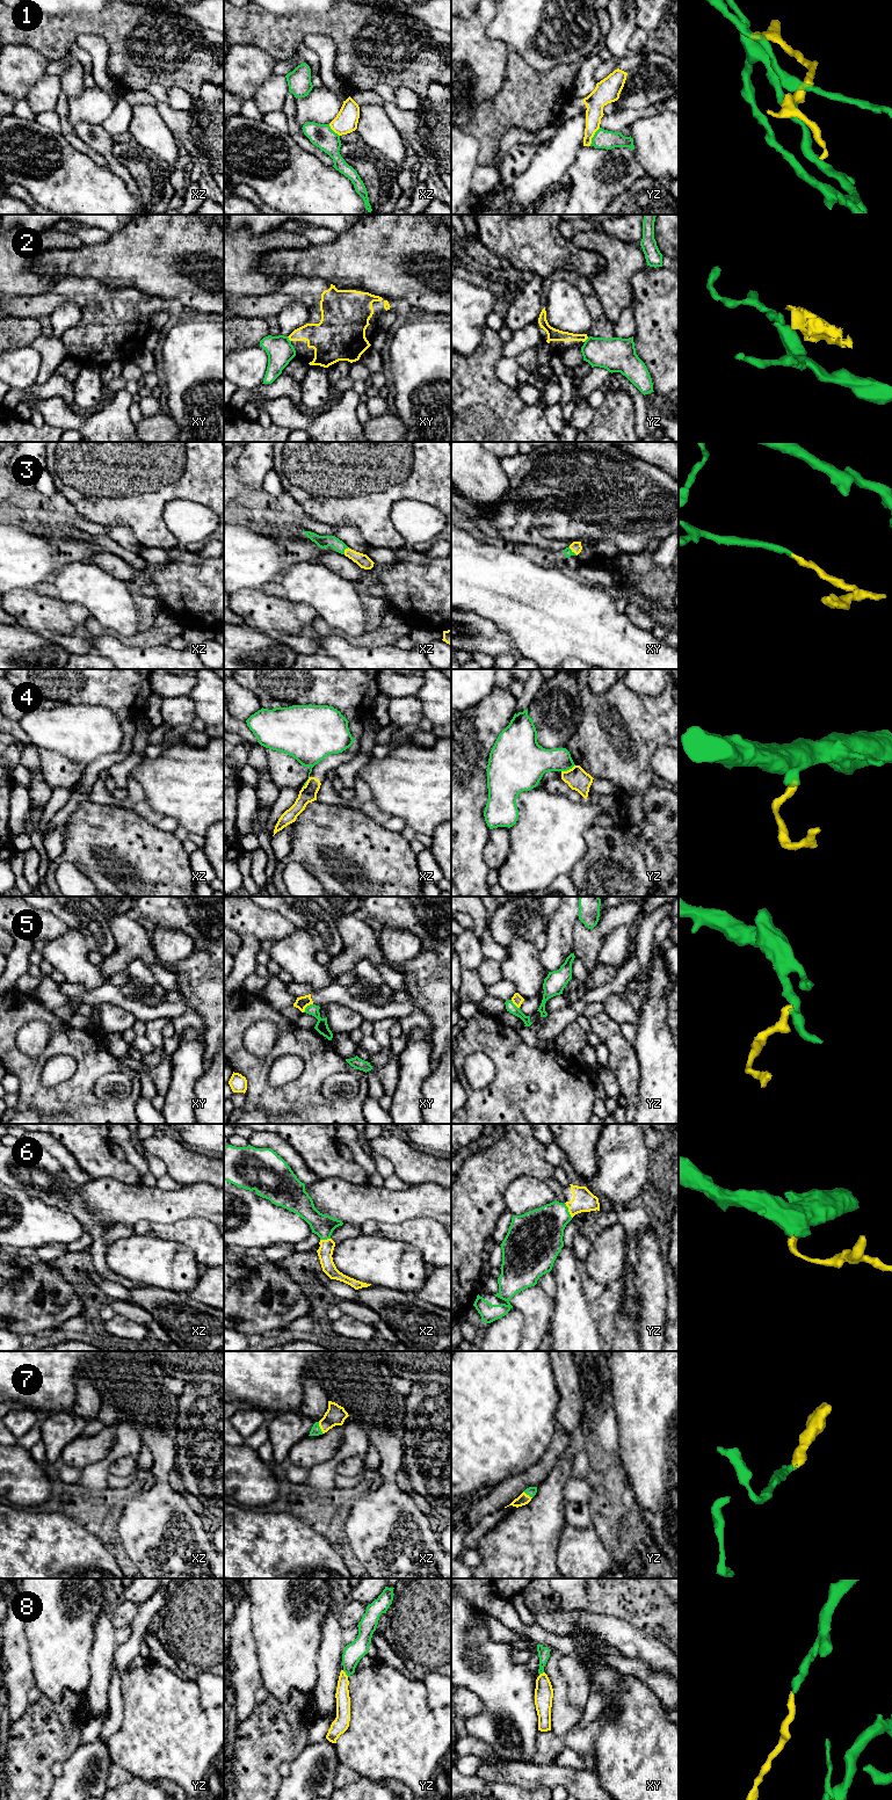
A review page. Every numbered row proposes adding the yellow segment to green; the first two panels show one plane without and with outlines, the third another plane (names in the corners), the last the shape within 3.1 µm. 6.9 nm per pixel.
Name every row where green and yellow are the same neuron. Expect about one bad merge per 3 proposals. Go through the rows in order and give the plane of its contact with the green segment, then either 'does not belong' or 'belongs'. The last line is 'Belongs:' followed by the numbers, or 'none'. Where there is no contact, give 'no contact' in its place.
1: meets green in yz; does not belong
2: meets green in xy; does not belong
3: meets green in xy; belongs
4: meets green in yz; does not belong
5: meets green in xy; does not belong
6: meets green in yz; belongs
7: meets green in xz; belongs
8: meets green in yz; belongs
Belongs: 3, 6, 7, 8

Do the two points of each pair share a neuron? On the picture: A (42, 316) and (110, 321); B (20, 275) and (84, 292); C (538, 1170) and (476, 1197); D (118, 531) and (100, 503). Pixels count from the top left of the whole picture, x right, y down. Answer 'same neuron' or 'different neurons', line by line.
A: same neuron
B: different neurons
C: same neuron
D: different neurons

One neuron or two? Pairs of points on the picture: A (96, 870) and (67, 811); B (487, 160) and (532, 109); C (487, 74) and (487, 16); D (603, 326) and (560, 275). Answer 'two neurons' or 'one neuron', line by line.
A: two neurons
B: one neuron
C: one neuron
D: one neuron

